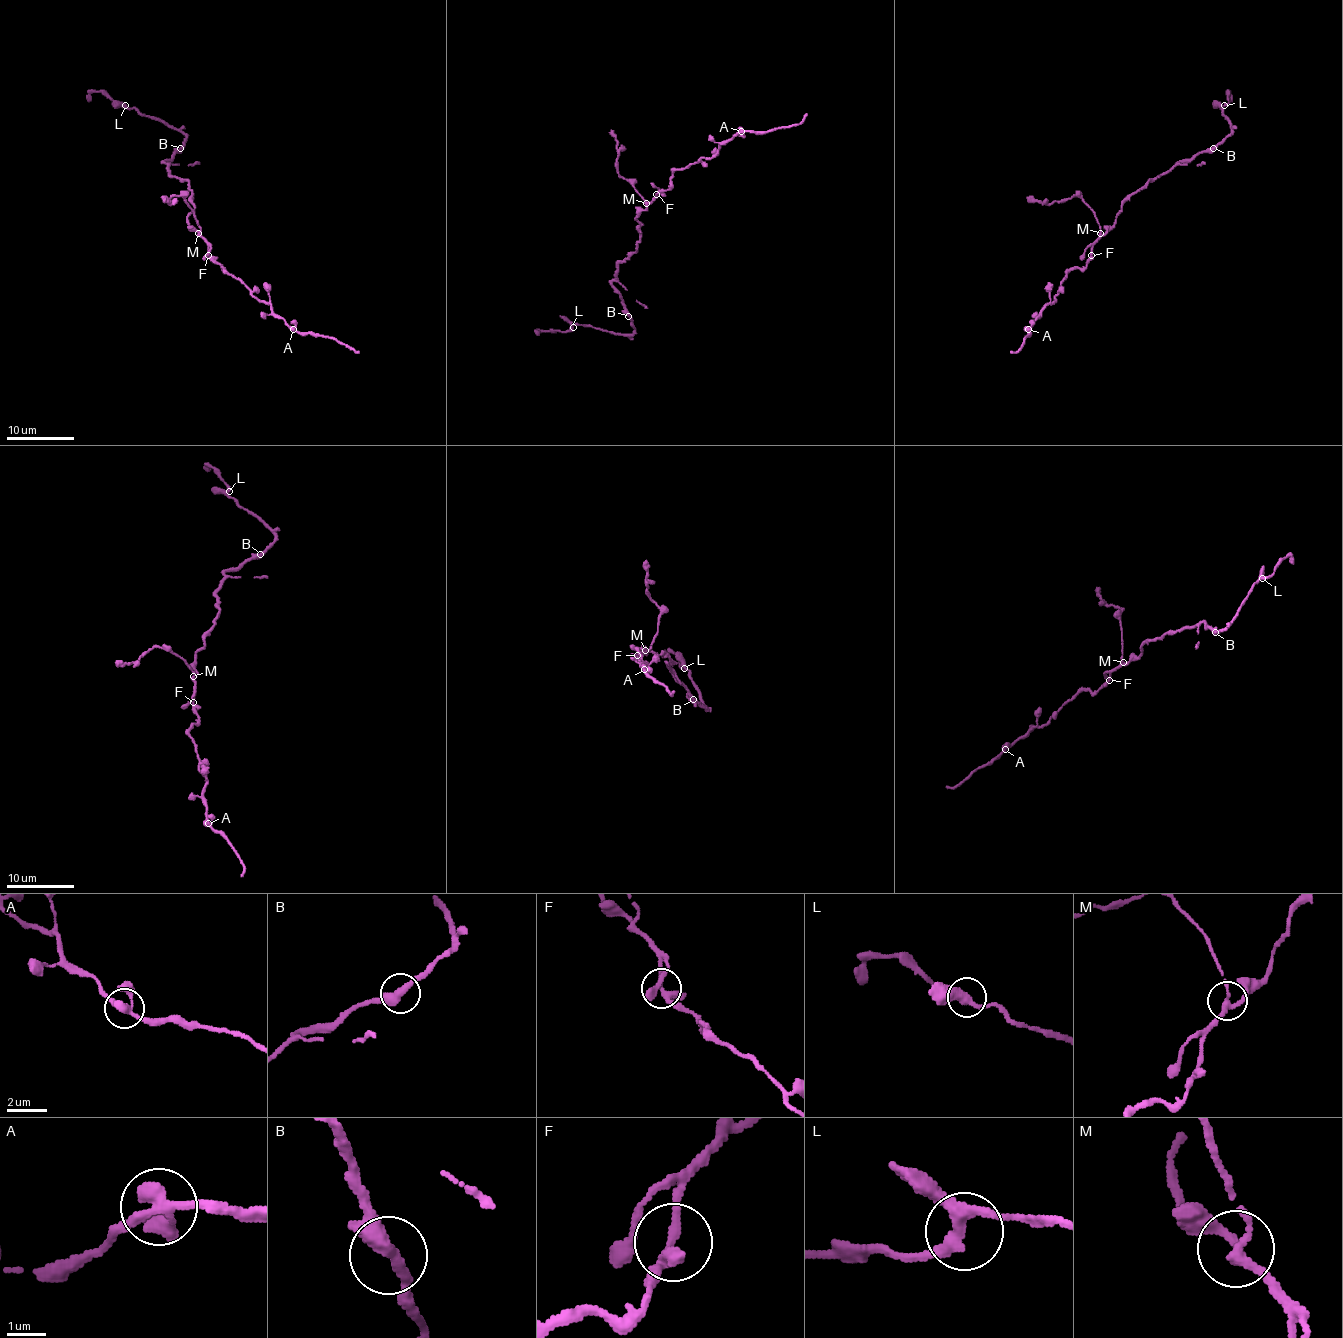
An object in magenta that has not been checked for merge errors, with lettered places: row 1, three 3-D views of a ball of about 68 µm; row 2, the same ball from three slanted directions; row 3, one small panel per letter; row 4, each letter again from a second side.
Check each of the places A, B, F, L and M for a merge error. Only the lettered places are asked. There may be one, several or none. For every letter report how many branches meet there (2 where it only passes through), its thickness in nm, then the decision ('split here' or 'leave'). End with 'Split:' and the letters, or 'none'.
A: branches 3; calibre 320 nm; leave
B: branches 3; calibre 340 nm; leave
F: branches 3; calibre 240 nm; leave
L: branches 3; calibre 320 nm; leave
M: branches 3; calibre 220 nm; leave
Split: none

